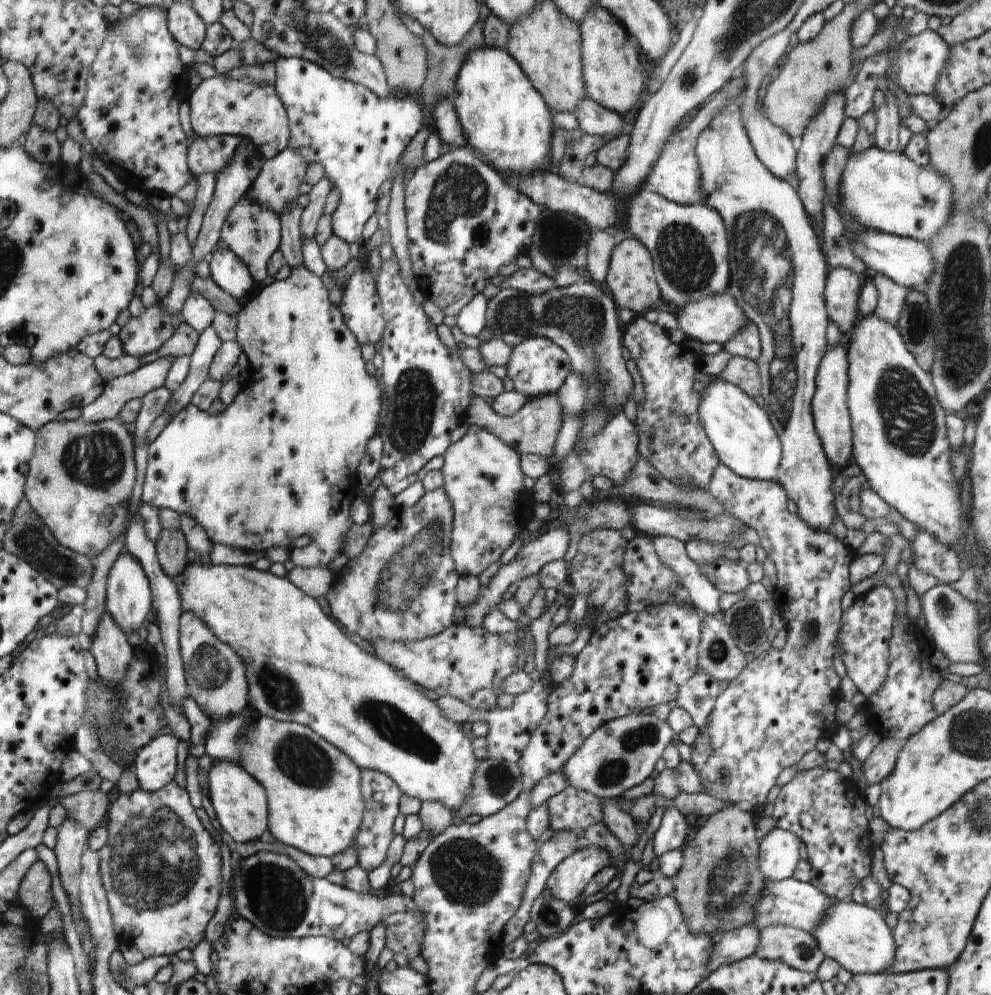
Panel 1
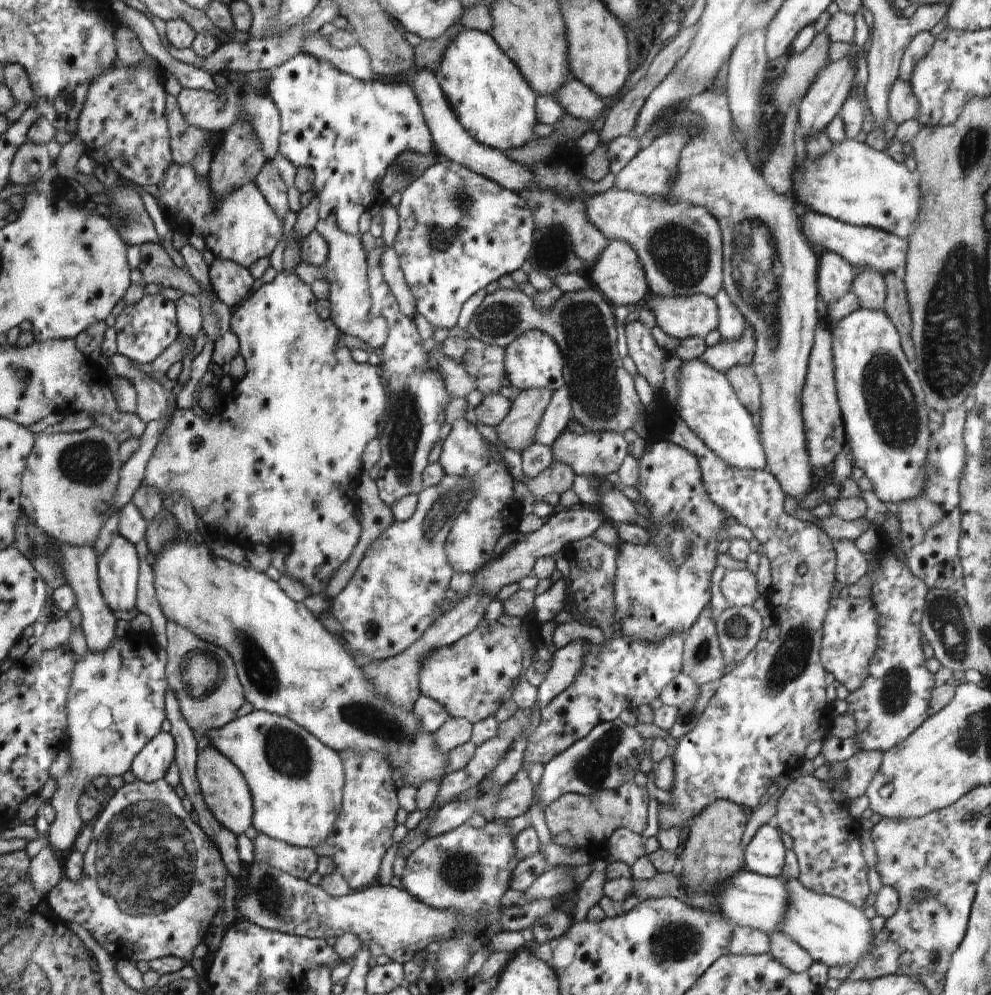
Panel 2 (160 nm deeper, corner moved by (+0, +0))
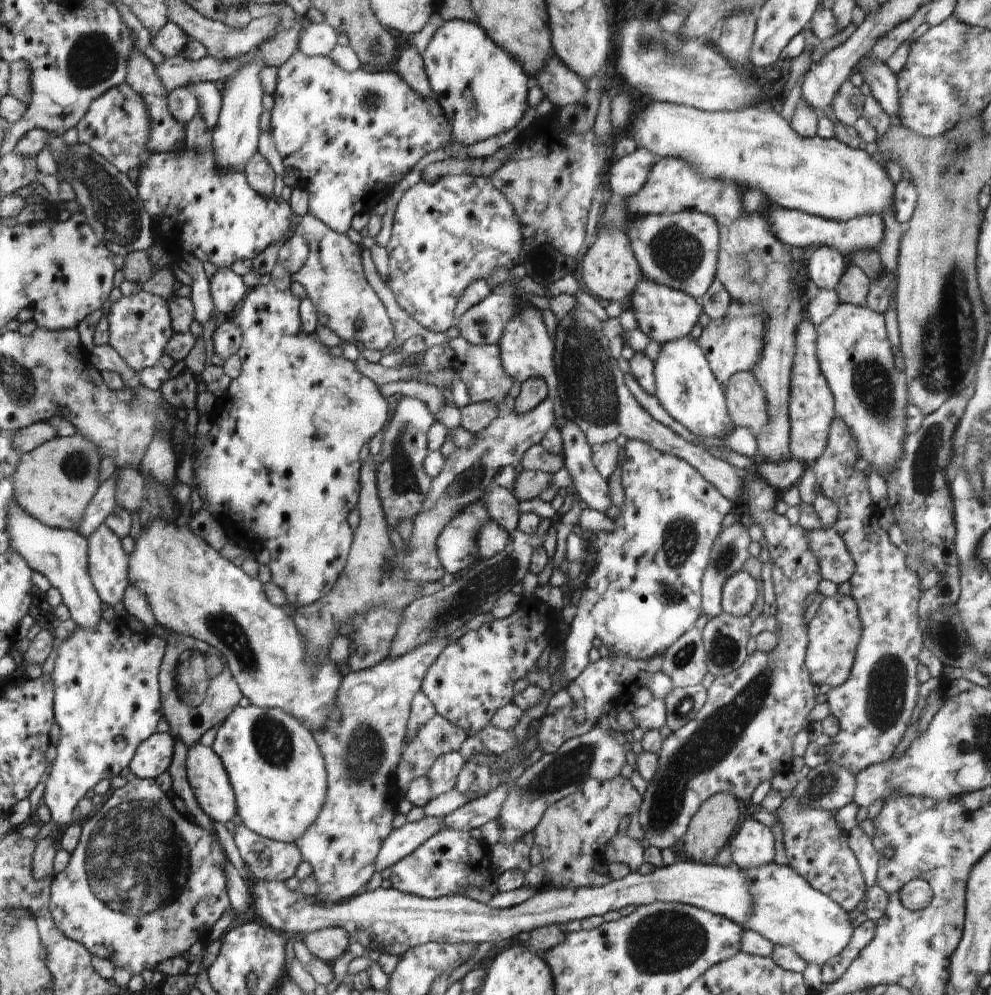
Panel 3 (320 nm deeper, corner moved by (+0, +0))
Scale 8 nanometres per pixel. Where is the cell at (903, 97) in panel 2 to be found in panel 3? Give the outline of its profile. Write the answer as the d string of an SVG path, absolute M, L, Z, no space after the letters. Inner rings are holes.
M866 57L857 70L863 76L863 82L870 85L871 95L878 101L888 116L897 115L899 92L897 76L882 61L871 61Z

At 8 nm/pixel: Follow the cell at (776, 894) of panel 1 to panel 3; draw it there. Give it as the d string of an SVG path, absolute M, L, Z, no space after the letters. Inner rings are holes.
M678 861L673 865L664 865L647 875L630 871L624 878L612 879L601 887L536 890L524 902L505 909L495 909L459 894L430 898L381 887L373 892L365 891L364 894L356 895L350 901L328 906L298 890L289 890L284 882L253 879L253 883L253 914L262 924L292 936L308 934L326 927L342 927L349 932L351 940L360 943L366 952L379 950L397 954L399 957L415 946L427 942L479 945L486 941L495 945L510 940L520 932L530 932L548 925L564 927L572 920L583 921L594 915L602 917L606 912L620 910L623 906L642 906L656 901L692 905L729 918L742 926L745 926L751 915L749 884L738 866L732 864L721 867L694 861Z

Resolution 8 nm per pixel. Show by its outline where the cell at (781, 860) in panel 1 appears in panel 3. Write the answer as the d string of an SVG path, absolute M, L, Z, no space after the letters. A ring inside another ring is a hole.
M748 818L742 823L740 830L728 844L732 862L740 869L762 866L774 860L773 832L770 827L753 818Z

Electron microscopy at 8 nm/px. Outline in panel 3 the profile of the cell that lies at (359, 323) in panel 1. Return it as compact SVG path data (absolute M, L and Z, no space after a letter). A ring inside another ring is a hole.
M310 213L299 220L298 229L304 240L307 241L310 253L308 253L306 264L302 266L298 273L292 275L292 280L297 280L304 286L307 298L312 301L317 312L317 324L334 331L334 334L337 334L344 344L362 342L366 349L384 352L384 348L394 340L394 332L392 332L390 318L386 316L384 304L380 302L380 298L374 294L372 286L364 278L362 262L360 262L360 245L352 244L346 233L332 232L327 223L322 222Z

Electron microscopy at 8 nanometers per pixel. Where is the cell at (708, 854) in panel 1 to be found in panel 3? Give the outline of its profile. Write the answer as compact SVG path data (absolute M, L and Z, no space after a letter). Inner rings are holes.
M719 792L707 798L694 813L685 834L684 842L688 856L692 856L694 862L708 865L728 843L728 838L738 828L738 822L740 822L740 808L736 797L730 793Z

